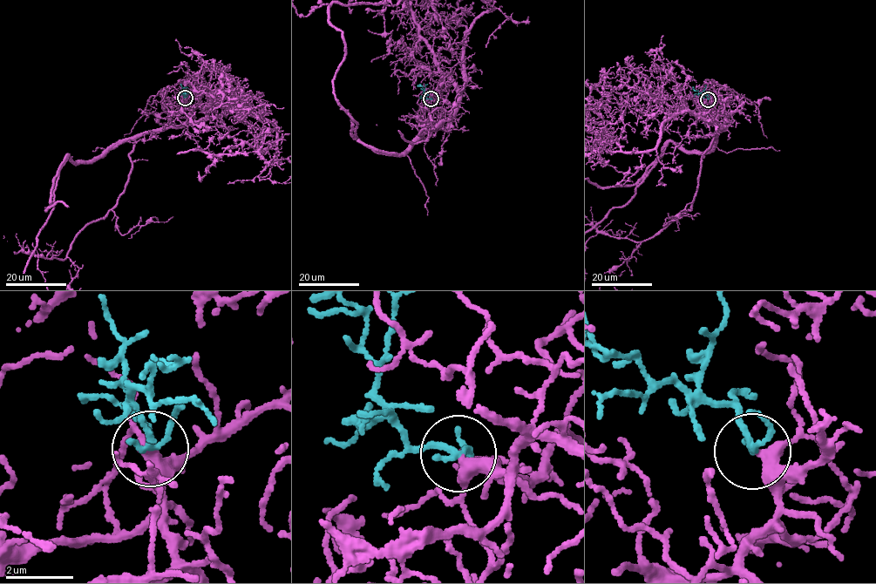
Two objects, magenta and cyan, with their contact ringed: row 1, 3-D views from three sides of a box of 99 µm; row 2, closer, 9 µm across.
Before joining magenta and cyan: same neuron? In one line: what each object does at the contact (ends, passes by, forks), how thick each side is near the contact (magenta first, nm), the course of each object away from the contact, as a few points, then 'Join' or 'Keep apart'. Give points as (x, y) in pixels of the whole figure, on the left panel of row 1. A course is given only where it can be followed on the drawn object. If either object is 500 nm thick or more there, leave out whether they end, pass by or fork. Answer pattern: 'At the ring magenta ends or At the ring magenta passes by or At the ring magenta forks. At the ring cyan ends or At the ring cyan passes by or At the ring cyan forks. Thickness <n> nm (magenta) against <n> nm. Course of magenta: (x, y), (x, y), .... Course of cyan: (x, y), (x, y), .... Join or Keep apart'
At the ring magenta passes by. At the ring cyan passes by. Thickness 340 nm (magenta) against 170 nm. Course of magenta: (185, 97), (186, 124), (96, 159), (69, 155), (60, 171), (19, 288). Course of cyan: (185, 97), (183, 93), (187, 90), (185, 86). Join

